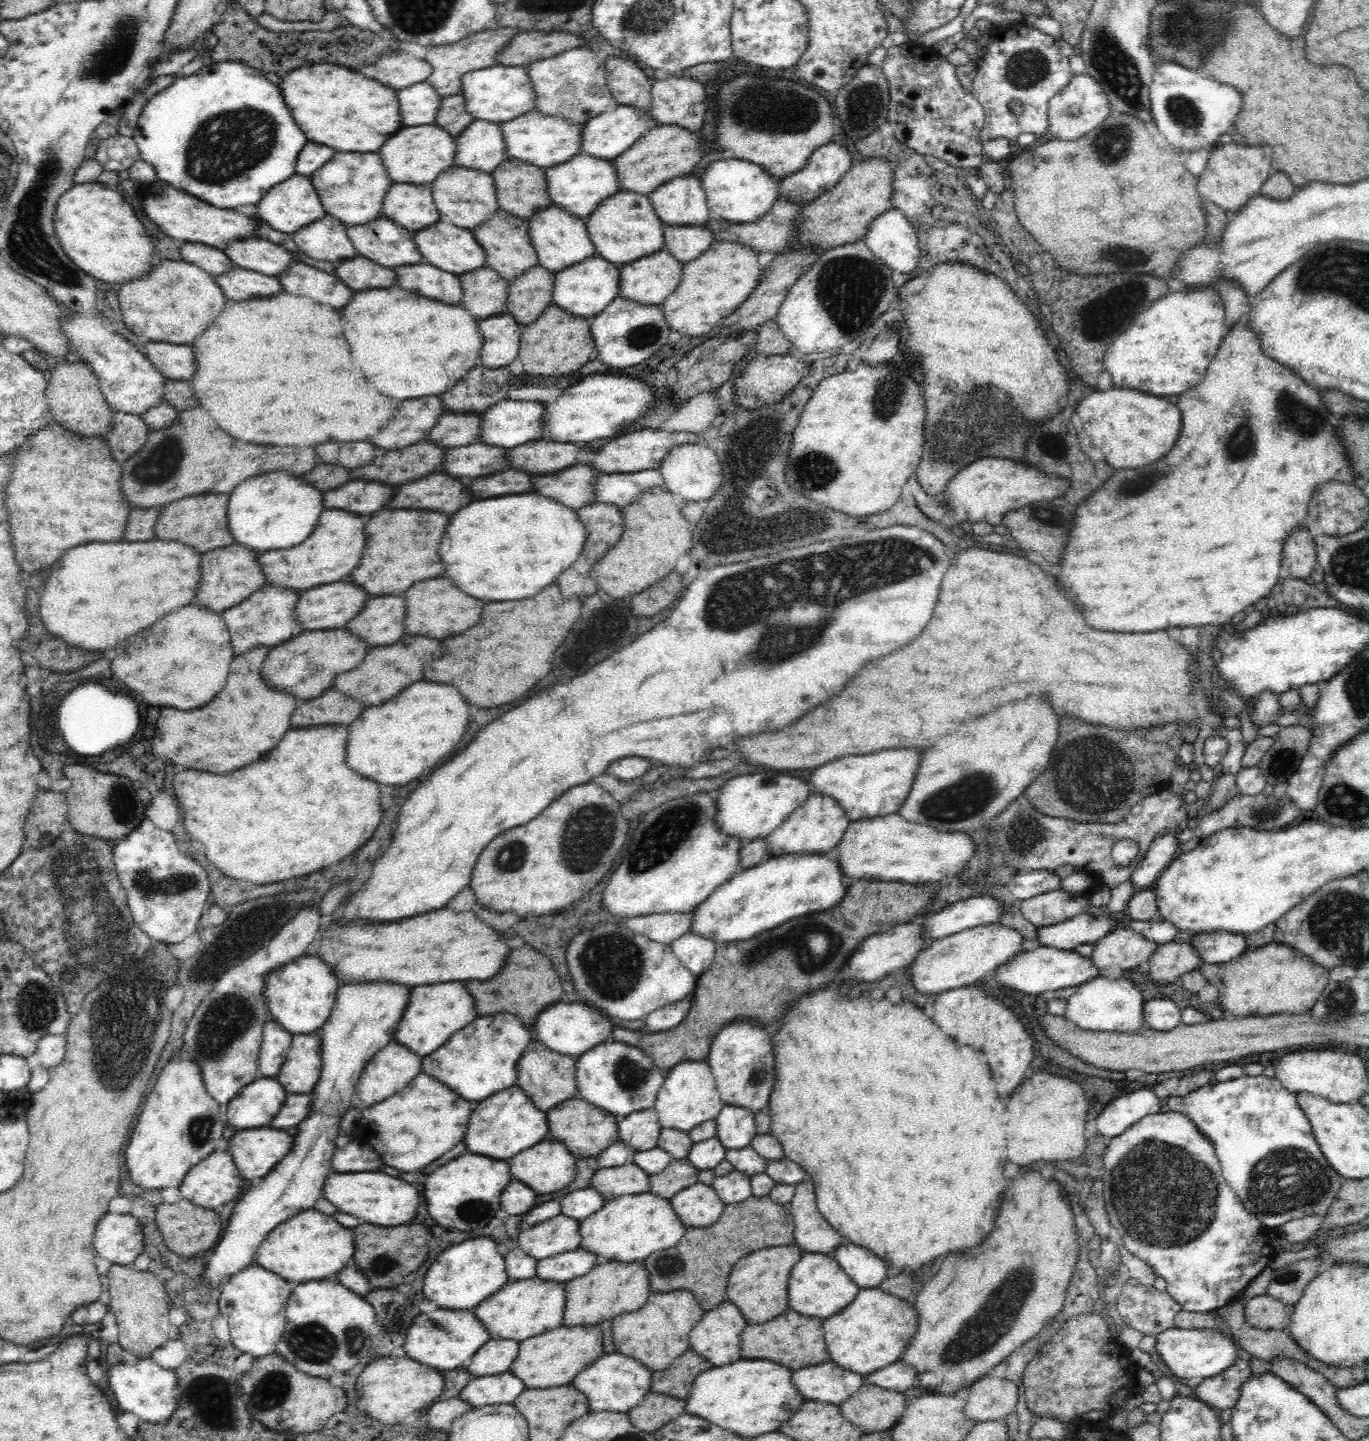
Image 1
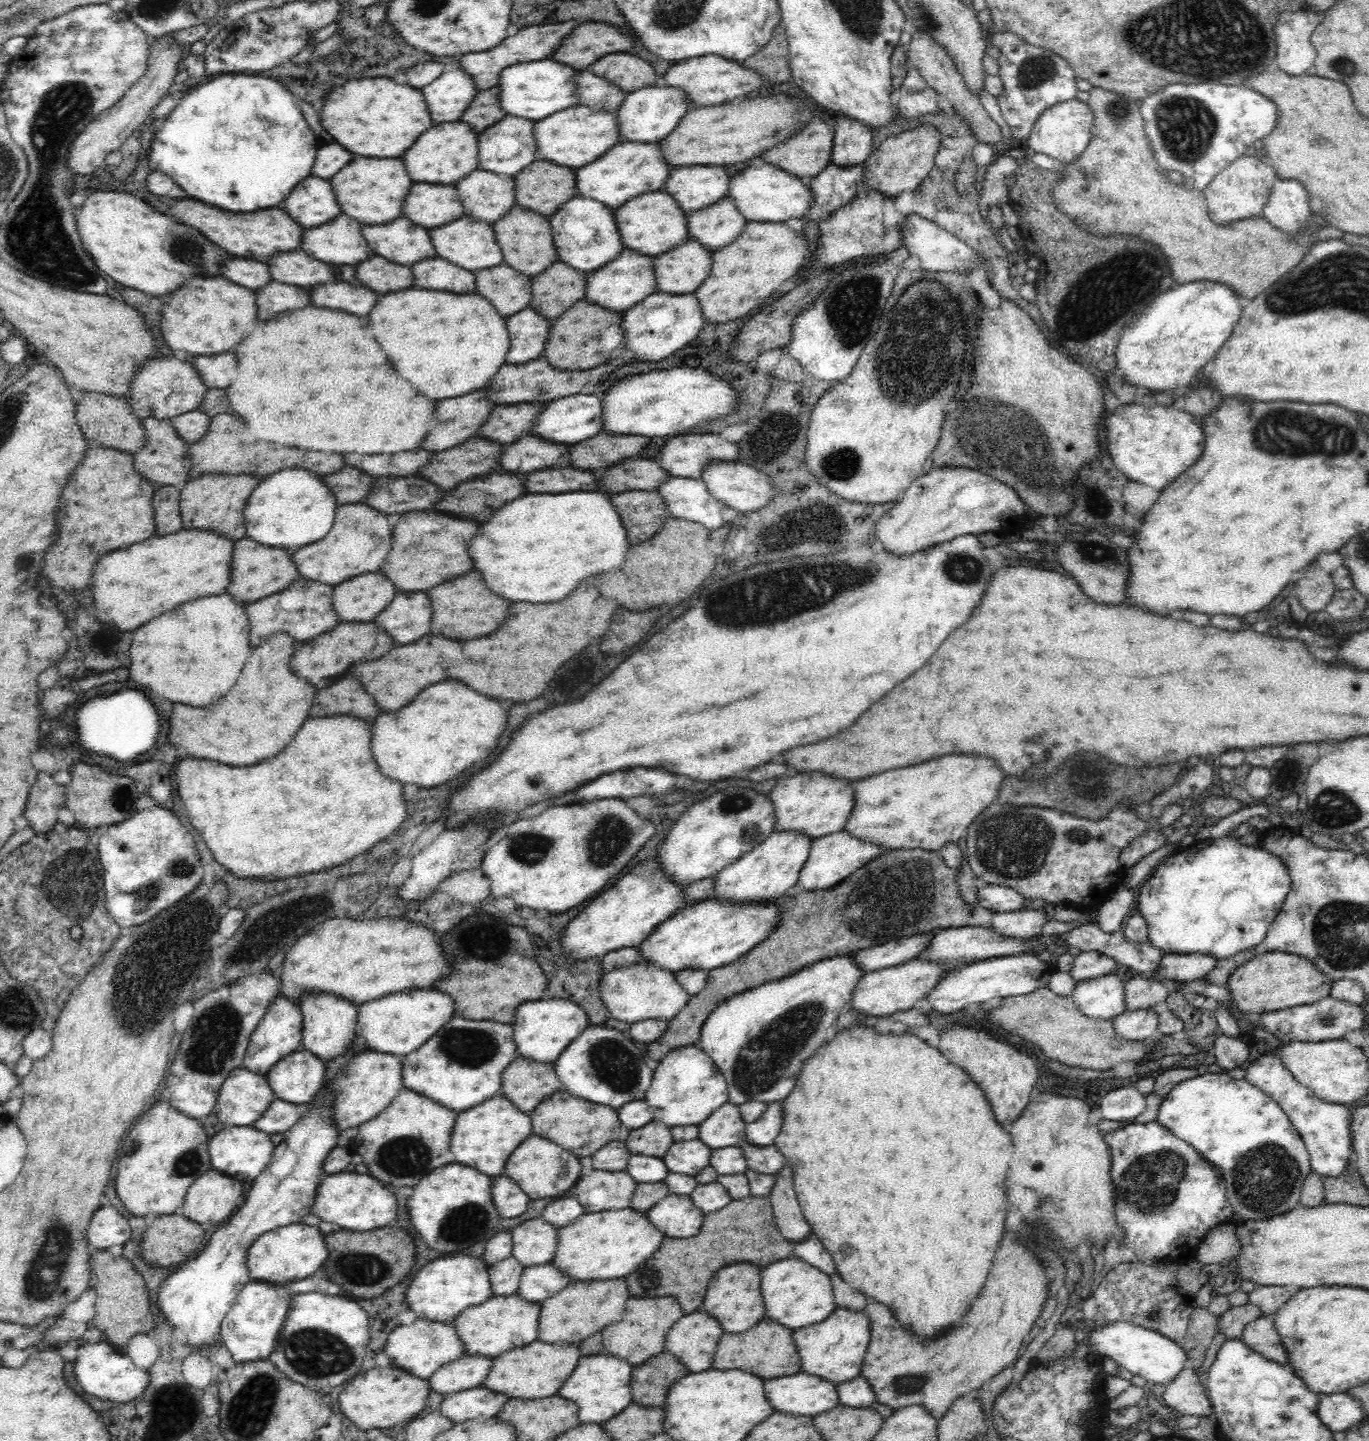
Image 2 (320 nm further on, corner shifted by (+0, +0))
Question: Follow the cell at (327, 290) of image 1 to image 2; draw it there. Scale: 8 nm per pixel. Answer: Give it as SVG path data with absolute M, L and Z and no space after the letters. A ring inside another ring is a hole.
M332 282L316 286L310 292L312 304L320 308L344 310L356 316L366 316L378 302L378 294L368 290L366 286L356 286L348 282Z

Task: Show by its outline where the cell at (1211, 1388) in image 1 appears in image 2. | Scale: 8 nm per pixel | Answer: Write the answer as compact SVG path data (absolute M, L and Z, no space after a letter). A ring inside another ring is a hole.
M1185 1366L1166 1388L1161 1396L1164 1404L1174 1415L1204 1417L1212 1414L1211 1402L1206 1399L1204 1386L1198 1383L1194 1369Z

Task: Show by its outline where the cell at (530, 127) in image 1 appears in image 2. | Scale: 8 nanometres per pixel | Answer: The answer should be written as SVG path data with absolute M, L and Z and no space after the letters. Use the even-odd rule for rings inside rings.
M578 105L535 121L534 138L540 159L572 170L592 164L600 155L623 142L616 110L594 110Z

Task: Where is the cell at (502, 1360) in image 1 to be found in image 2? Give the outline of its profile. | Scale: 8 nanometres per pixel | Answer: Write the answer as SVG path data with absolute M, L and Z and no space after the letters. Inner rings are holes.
M464 1354L436 1370L427 1379L428 1387L444 1396L480 1387L490 1370L490 1360L486 1356Z

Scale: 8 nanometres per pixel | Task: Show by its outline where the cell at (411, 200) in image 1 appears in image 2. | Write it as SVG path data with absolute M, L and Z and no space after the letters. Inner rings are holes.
M418 182L412 186L404 202L404 216L424 228L444 226L464 214L464 206L454 186Z

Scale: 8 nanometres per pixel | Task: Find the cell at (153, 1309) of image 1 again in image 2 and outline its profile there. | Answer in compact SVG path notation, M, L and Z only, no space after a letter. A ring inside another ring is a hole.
M107 1249L94 1251L89 1263L97 1280L94 1287L96 1312L89 1325L96 1327L105 1336L106 1342L119 1349L134 1334L148 1332L154 1326L152 1320L155 1320L156 1315L150 1312L148 1307L150 1301L144 1289L144 1279L135 1272L135 1268L126 1257L114 1256Z

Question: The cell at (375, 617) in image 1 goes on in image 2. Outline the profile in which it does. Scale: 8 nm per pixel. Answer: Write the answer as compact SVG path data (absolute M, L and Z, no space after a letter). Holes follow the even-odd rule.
M398 592L394 602L376 618L398 644L412 644L430 632L432 606L424 592Z

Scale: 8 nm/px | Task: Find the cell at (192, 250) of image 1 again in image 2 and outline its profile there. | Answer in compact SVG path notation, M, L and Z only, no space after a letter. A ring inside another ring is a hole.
M230 258L222 266L222 274L230 278L232 282L246 286L250 290L260 290L268 282L272 282L270 270L262 262L252 262L252 260L242 260L242 258Z

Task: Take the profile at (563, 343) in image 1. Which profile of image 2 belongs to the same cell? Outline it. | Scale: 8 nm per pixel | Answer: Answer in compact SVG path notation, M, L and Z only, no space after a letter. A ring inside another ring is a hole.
M585 298L578 301L570 310L561 314L558 318L550 321L550 336L548 336L548 344L543 355L550 362L550 366L562 371L581 371L588 368L596 368L604 362L610 360L610 350L614 350L614 346L618 346L620 340L620 322L622 316L616 311L604 309ZM606 330L614 330L616 334L612 334ZM608 334L608 338L606 338ZM604 348L604 350L600 350Z

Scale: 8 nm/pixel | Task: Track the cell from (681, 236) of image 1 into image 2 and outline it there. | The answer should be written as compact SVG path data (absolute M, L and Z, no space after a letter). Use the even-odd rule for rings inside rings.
M731 196L687 215L689 238L715 252L743 233L746 220Z

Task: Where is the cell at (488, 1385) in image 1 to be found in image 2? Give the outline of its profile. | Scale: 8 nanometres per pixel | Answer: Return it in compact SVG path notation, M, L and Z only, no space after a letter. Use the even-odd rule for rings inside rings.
M480 1386L445 1396L438 1411L452 1423L460 1424L478 1417L492 1418L510 1398Z

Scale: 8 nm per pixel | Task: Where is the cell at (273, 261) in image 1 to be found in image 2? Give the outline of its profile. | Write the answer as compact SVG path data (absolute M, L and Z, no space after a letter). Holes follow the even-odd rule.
M302 250L290 254L278 254L270 262L270 274L274 280L294 286L318 286L324 282L334 282L334 270L318 260L312 260Z

